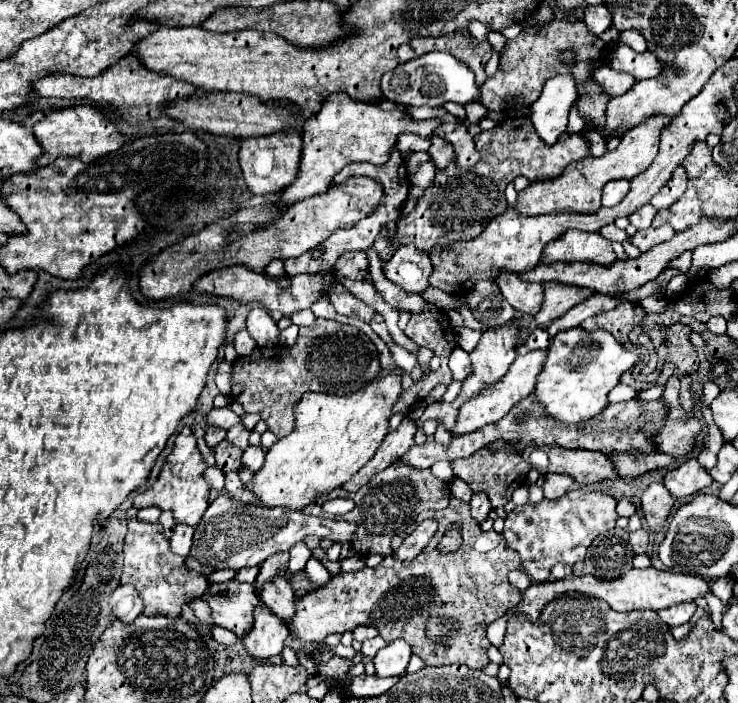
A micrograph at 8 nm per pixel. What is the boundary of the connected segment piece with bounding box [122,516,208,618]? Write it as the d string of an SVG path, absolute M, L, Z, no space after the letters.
M136 516L128 520L128 534L124 542L124 574L122 584L134 584L142 602L144 602L144 614L146 616L168 616L178 618L180 608L190 602L190 598L196 598L204 594L208 588L208 580L204 574L190 570L186 566L186 558L180 558L178 554L172 554L170 540L164 538L162 524L150 524L142 522Z

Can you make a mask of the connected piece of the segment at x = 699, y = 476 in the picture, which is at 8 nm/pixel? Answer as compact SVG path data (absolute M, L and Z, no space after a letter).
M690 458L682 466L666 472L664 486L674 498L688 498L696 492L702 492L712 484L712 476L698 464L696 458Z

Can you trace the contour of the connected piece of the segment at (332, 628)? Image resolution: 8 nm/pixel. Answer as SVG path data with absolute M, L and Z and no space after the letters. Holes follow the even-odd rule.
M452 496L448 508L434 512L434 518L440 522L440 528L448 528L448 524L460 526L462 544L458 550L440 552L436 548L440 542L438 532L434 542L410 562L386 556L376 568L332 576L326 586L296 600L296 616L286 624L292 640L312 646L320 644L328 634L344 634L346 630L366 624L378 628L386 642L404 638L412 646L412 652L428 666L458 662L482 670L490 662L486 656L490 642L486 632L478 632L478 628L486 628L520 602L520 590L508 582L508 572L520 568L520 556L516 550L504 546L502 534L480 530L470 516L468 502ZM434 614L458 620L460 634L452 636L448 650L426 638L426 624Z

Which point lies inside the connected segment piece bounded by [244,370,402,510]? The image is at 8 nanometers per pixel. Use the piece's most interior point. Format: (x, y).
(333, 437)

